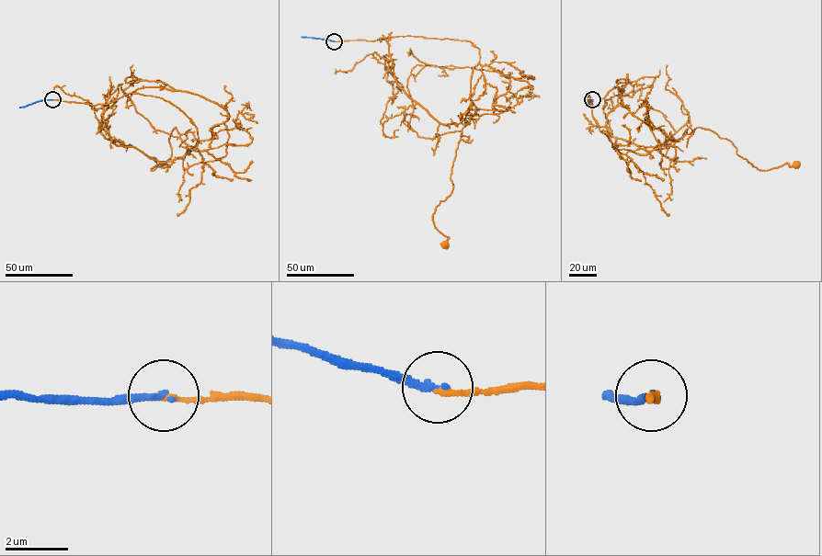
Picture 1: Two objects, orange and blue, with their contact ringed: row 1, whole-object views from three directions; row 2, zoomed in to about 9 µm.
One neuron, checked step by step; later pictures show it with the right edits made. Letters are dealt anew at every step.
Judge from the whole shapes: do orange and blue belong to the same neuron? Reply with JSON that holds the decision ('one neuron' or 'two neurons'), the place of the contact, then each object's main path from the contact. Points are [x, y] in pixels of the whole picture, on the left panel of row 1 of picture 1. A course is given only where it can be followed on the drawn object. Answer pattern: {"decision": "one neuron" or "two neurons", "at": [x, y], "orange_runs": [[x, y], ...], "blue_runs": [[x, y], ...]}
{"decision": "one neuron", "at": [52, 99], "orange_runs": [[52, 99], [170, 102], [198, 143], [188, 154], [175, 128], [170, 157], [151, 170], [163, 164]], "blue_runs": [[52, 99], [19, 107]]}

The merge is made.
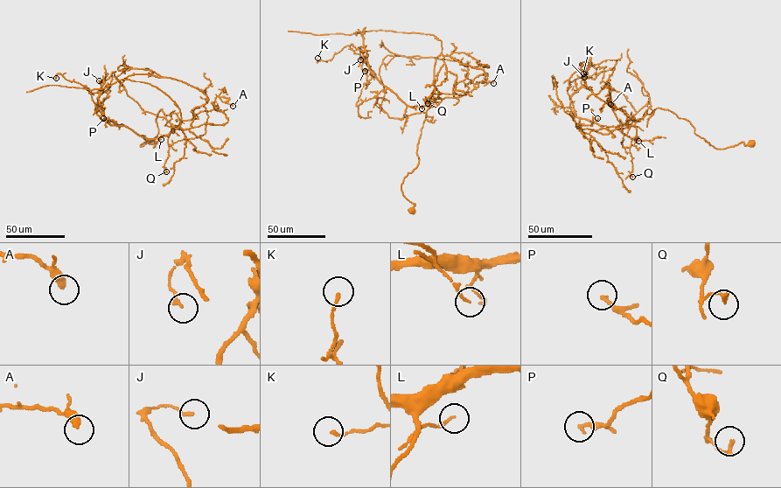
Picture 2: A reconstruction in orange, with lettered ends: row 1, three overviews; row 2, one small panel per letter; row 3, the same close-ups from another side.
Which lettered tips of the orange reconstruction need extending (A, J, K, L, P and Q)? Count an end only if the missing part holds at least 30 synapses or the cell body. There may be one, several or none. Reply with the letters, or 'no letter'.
no letter

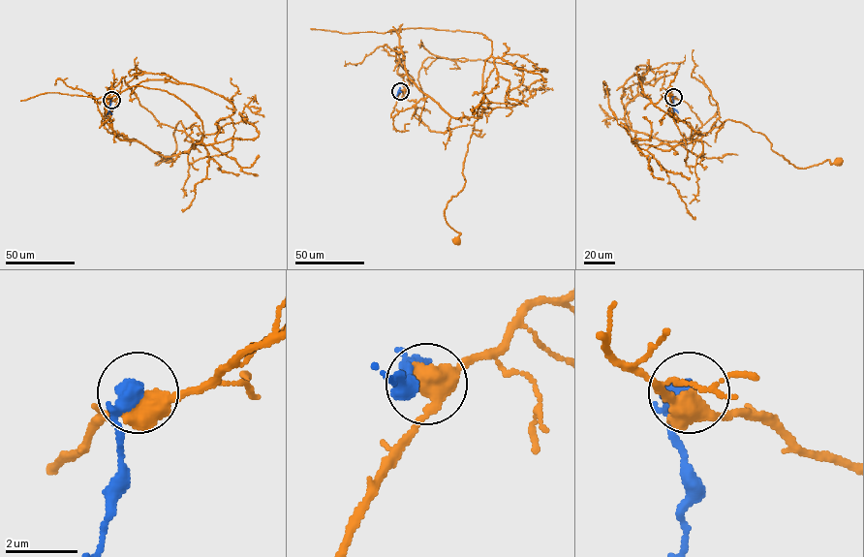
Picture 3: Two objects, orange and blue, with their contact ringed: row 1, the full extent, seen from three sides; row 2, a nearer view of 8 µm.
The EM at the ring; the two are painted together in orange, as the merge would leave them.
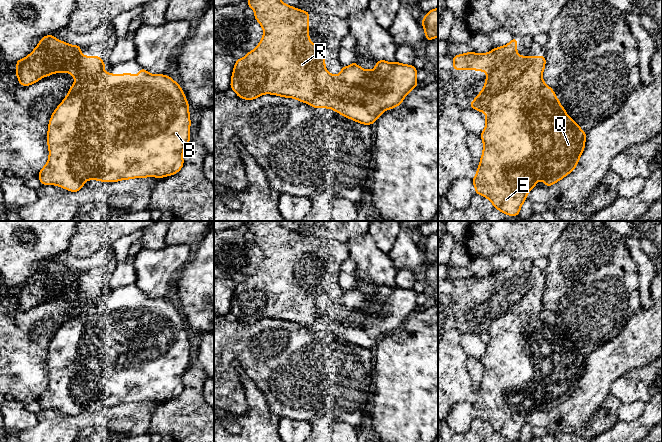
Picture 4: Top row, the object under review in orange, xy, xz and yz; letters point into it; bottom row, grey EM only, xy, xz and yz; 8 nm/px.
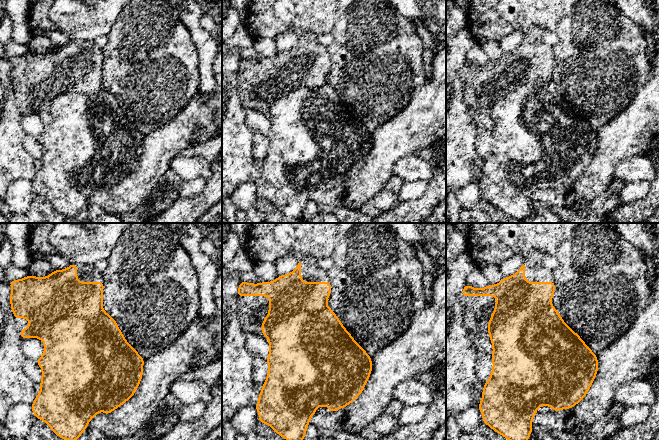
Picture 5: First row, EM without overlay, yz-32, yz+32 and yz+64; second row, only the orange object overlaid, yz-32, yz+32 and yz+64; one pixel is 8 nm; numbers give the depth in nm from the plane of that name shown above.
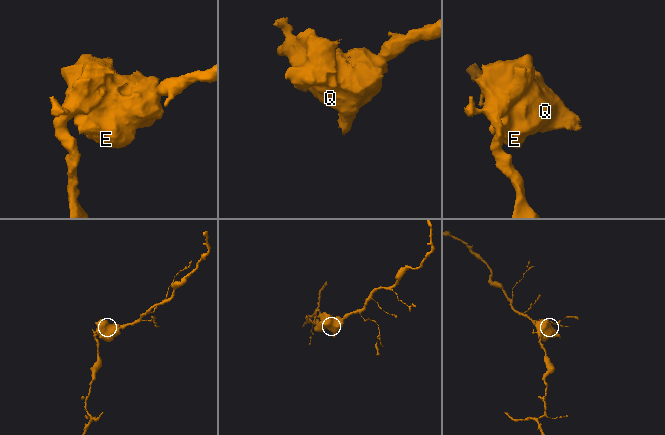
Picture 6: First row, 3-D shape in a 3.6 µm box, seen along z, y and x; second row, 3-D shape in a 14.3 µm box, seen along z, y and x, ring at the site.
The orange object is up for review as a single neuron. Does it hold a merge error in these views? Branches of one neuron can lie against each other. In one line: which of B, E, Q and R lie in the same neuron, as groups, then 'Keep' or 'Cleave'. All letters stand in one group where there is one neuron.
Groups: B E Q / R. Cleave

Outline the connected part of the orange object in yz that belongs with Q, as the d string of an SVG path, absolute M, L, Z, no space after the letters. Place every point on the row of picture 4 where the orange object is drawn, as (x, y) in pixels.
M545 83L538 89L512 88L510 92L503 92L500 102L491 105L485 119L485 129L480 133L483 153L472 182L476 194L490 200L496 209L506 215L518 217L528 192L539 180L544 180L545 187L550 187L572 172L585 148L586 133L568 116L555 92Z

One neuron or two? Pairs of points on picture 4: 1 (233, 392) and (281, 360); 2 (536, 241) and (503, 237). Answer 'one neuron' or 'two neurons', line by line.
1: one neuron
2: one neuron

